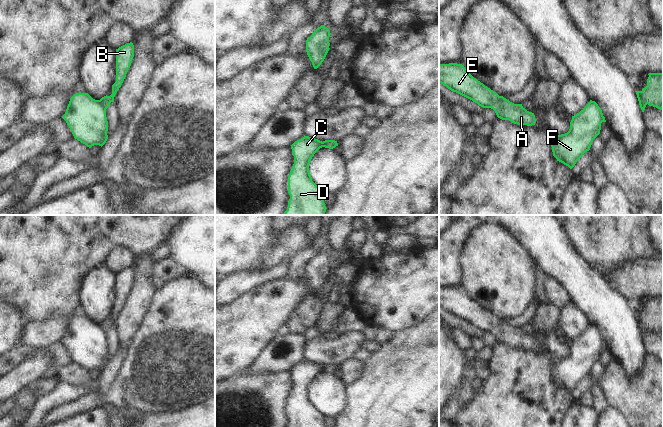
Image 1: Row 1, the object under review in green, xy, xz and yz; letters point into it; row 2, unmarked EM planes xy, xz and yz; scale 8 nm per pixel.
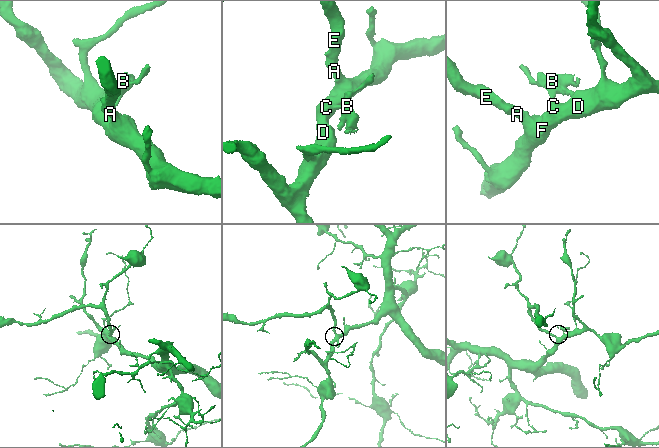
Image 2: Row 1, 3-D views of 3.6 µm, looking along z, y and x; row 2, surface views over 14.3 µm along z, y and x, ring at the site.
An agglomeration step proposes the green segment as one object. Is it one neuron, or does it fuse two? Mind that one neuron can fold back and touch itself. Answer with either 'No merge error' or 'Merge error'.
Merge error

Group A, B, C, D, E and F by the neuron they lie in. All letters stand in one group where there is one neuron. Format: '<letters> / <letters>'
A C D E F / B

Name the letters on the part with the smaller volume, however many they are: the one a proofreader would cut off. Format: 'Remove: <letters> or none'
Remove: B

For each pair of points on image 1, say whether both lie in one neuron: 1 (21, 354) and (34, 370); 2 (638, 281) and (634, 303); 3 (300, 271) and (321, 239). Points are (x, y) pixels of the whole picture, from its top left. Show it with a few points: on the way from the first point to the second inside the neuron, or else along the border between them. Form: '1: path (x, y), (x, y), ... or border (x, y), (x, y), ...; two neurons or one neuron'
1: border (37, 350), (32, 357), (22, 362), (10, 372); two neurons
2: border (647, 297), (631, 297), (628, 300); two neurons
3: path (300, 263), (315, 247); one neuron

